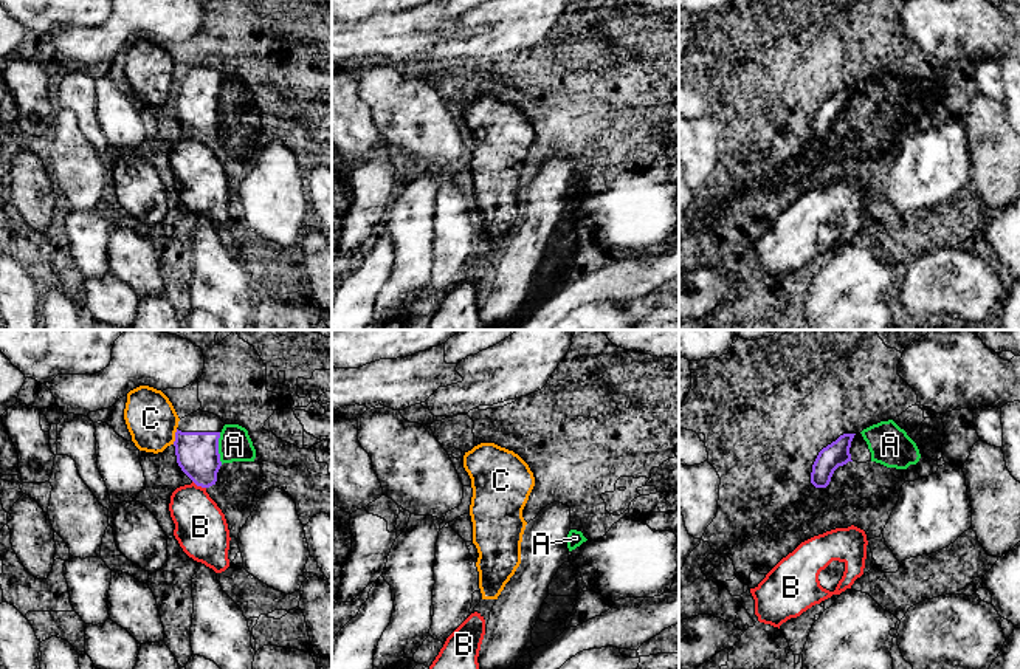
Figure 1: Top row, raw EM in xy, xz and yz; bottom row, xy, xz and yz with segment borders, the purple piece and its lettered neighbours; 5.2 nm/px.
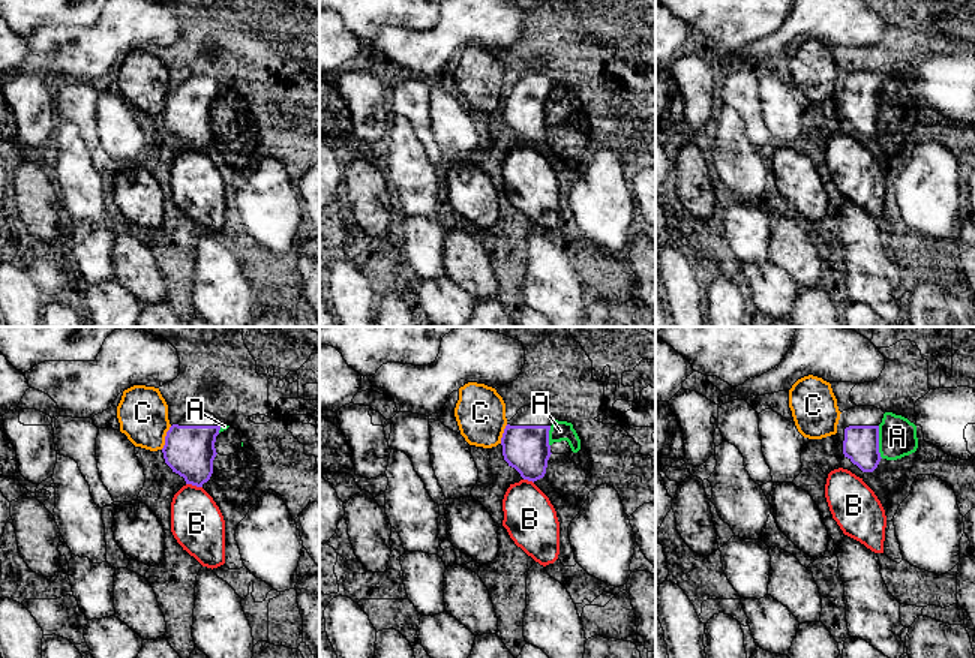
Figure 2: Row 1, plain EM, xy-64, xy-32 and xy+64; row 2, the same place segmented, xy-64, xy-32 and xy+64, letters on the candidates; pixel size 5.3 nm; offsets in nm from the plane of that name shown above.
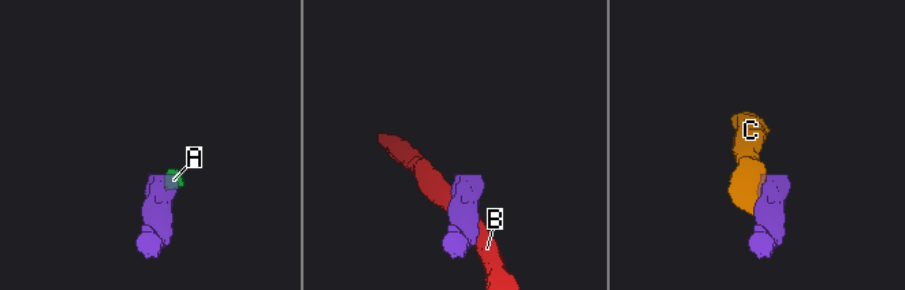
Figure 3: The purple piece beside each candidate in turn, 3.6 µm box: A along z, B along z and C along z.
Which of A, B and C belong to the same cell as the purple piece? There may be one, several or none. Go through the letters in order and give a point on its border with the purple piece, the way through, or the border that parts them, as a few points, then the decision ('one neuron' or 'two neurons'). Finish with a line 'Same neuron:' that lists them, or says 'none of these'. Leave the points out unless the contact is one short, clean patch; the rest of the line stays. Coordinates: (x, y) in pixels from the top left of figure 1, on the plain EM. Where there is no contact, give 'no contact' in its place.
A: contact xy (217, 101); border xy (219, 85), (219, 113), (222, 116); two neurons
B: contact xy (199, 138); two neurons
C: contact xy (175, 90); two neurons
Same neuron: none of these

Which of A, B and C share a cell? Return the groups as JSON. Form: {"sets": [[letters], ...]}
{"sets": [["A"], ["B"], ["C"]]}

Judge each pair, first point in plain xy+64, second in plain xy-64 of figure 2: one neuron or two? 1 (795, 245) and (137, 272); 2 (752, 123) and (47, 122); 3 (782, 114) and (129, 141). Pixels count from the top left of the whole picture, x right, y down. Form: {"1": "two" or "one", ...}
{"1": "one", "2": "two", "3": "one"}

